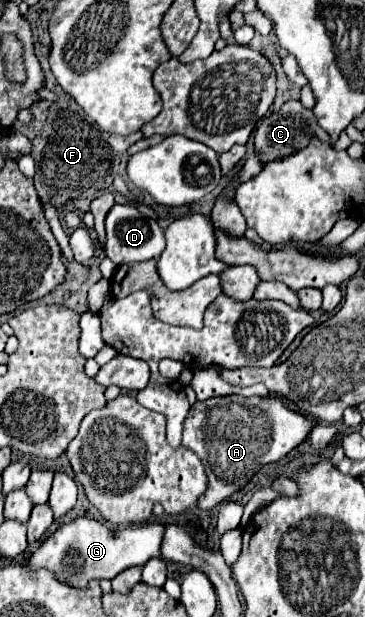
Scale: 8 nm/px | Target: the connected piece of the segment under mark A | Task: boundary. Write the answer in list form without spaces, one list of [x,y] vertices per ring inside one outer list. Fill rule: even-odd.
[[[226,395],[196,401],[184,421],[182,445],[192,449],[206,467],[210,485],[198,499],[200,509],[212,509],[234,491],[242,489],[262,465],[280,461],[298,447],[314,427],[304,415],[290,411],[278,397],[240,397]]]

